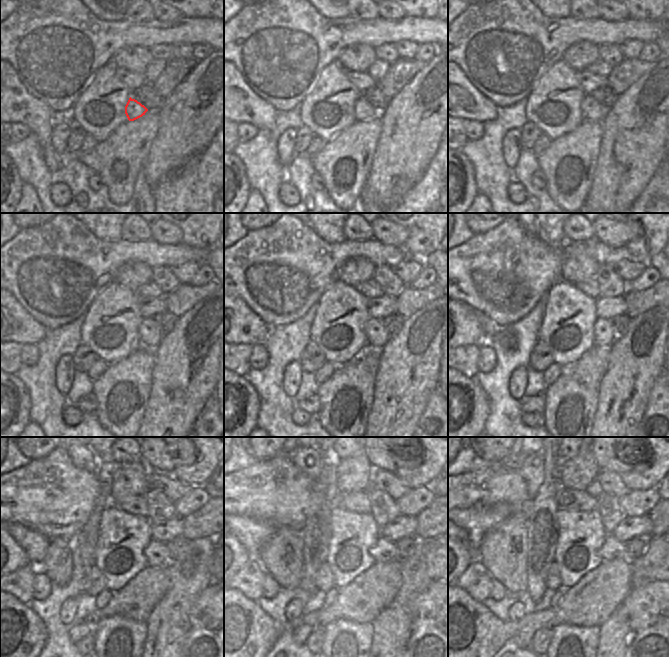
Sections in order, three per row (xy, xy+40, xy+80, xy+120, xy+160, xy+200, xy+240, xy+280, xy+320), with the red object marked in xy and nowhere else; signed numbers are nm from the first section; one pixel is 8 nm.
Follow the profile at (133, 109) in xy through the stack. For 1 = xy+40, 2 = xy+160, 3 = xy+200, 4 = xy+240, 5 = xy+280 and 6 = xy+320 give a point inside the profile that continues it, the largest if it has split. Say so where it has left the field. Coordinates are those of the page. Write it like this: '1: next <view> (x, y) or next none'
1: next xy+40 (364, 111)
2: next xy+160 (377, 335)
3: next xy+200 (603, 330)
4: next xy+240 (157, 554)
5: next xy+280 (384, 550)
6: next xy+320 (612, 549)

